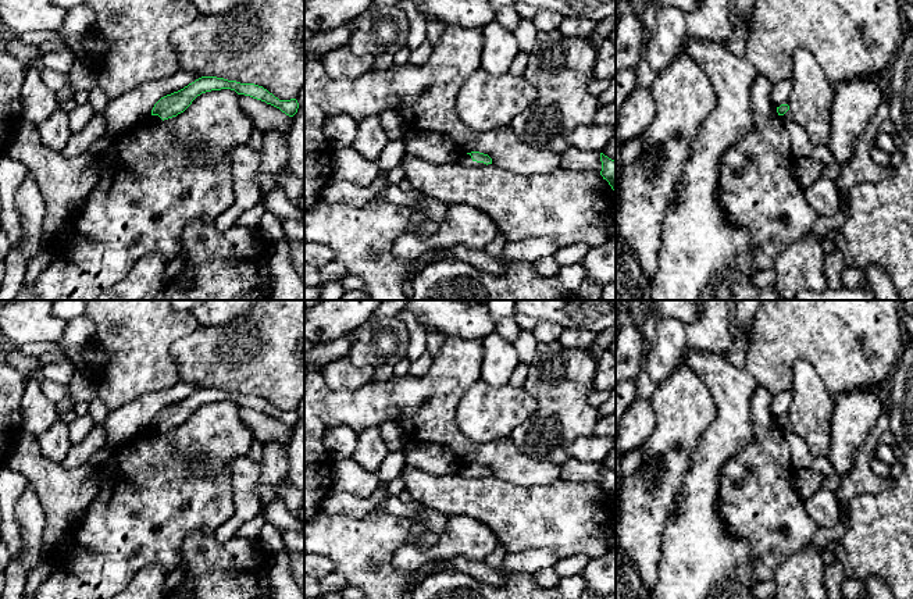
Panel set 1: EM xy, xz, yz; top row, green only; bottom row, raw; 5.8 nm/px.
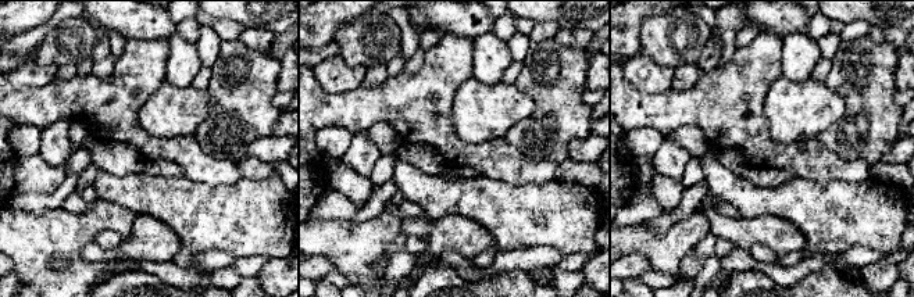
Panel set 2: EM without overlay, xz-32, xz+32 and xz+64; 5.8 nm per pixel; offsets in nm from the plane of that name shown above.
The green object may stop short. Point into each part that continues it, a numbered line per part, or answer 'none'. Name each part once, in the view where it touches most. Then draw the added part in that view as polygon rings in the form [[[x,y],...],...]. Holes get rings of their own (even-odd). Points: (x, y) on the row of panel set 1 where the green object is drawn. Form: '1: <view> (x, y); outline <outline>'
1: xz (466, 159); outline [[[463,153],[463,156],[460,157],[460,160],[457,163],[461,164],[461,165],[467,165],[467,167],[482,167],[482,165],[486,165],[484,163],[474,161],[471,158],[471,156],[467,154],[467,153]]]

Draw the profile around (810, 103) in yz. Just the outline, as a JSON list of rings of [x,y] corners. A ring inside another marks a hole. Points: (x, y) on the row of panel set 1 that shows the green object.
[[[805,49],[795,50],[792,56],[791,81],[793,86],[788,99],[788,106],[792,117],[805,128],[813,145],[828,145],[835,89],[828,81],[823,67],[810,51]]]

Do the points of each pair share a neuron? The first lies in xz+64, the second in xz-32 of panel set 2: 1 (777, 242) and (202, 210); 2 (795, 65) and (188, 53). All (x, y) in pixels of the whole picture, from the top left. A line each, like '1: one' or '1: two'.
1: two
2: one

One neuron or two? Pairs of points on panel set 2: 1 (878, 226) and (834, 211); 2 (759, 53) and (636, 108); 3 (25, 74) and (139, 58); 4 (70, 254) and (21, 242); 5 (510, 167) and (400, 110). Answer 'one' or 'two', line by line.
1: one
2: one
3: two
4: one
5: one

